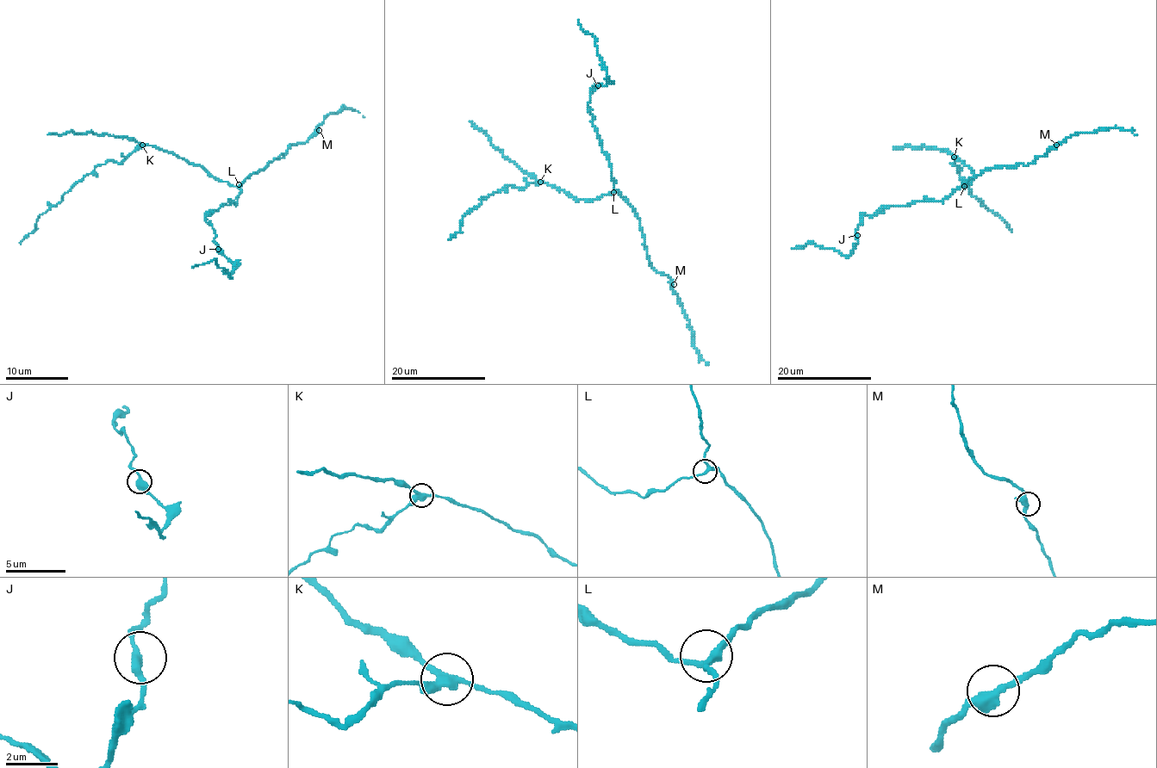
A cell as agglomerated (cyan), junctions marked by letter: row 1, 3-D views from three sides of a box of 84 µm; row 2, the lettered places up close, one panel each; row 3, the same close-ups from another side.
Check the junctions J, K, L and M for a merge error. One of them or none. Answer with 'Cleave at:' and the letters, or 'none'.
Cleave at: K

